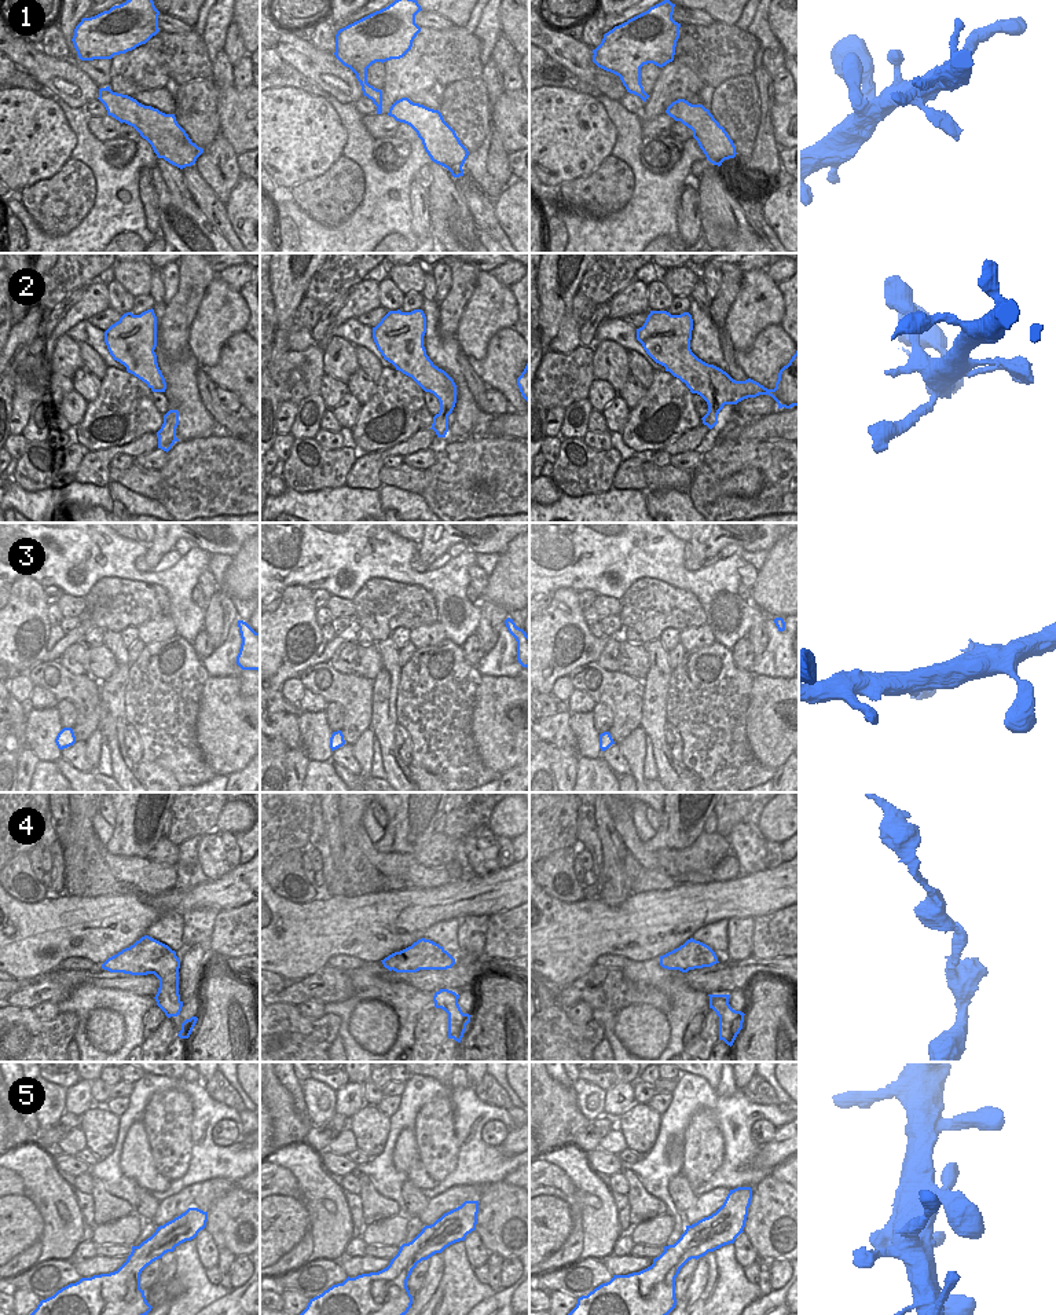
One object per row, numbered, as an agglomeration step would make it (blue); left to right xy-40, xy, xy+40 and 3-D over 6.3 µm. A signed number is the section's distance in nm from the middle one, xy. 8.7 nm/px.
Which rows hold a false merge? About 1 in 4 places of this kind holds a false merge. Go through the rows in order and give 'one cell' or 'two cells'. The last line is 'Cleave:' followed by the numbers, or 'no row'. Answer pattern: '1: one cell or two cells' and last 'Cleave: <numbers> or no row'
1: one cell
2: one cell
3: one cell
4: one cell
5: one cell
Cleave: no row

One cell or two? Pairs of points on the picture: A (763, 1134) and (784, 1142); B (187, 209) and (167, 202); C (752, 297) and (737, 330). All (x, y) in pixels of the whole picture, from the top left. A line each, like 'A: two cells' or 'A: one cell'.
A: two cells
B: one cell
C: one cell

